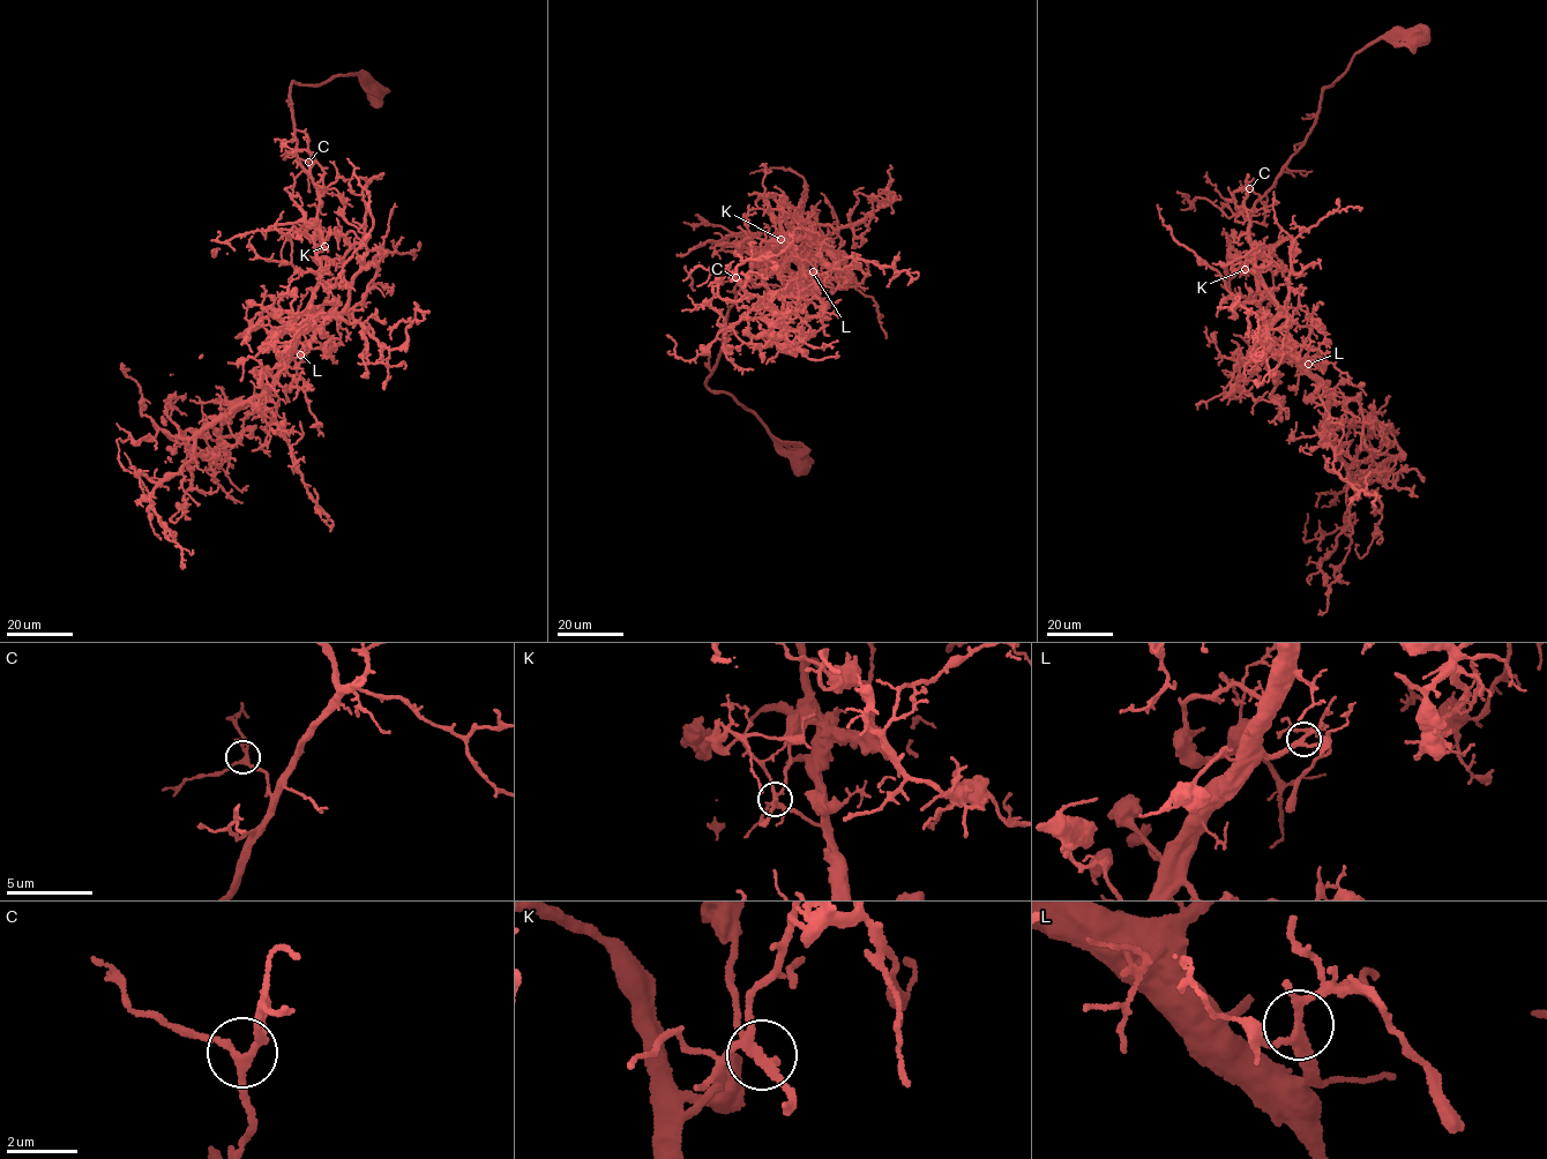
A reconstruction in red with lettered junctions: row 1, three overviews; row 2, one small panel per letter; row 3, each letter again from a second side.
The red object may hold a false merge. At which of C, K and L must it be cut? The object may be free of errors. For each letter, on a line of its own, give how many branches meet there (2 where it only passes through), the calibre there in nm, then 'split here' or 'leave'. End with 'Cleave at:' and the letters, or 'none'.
C: 4 branches meet; 200 nm thick; leave
K: 4 branches meet; 220 nm thick; split here
L: 4 branches meet; 240 nm thick; leave
Cleave at: K

